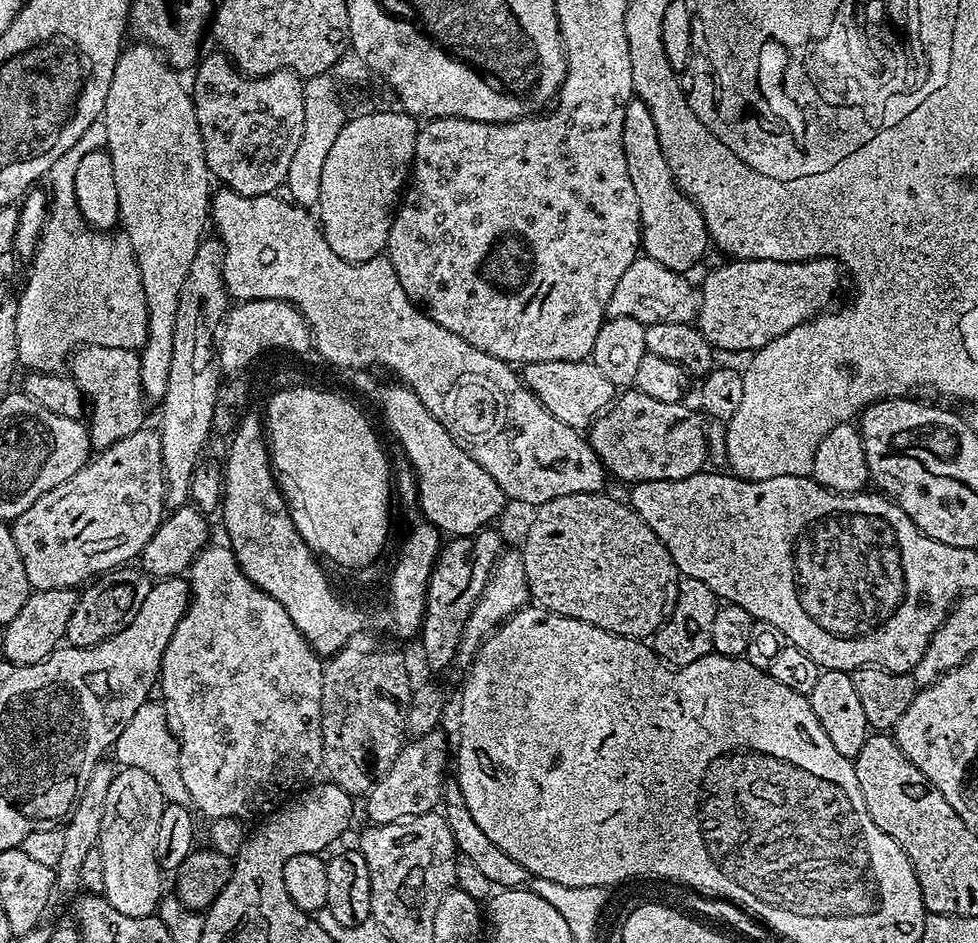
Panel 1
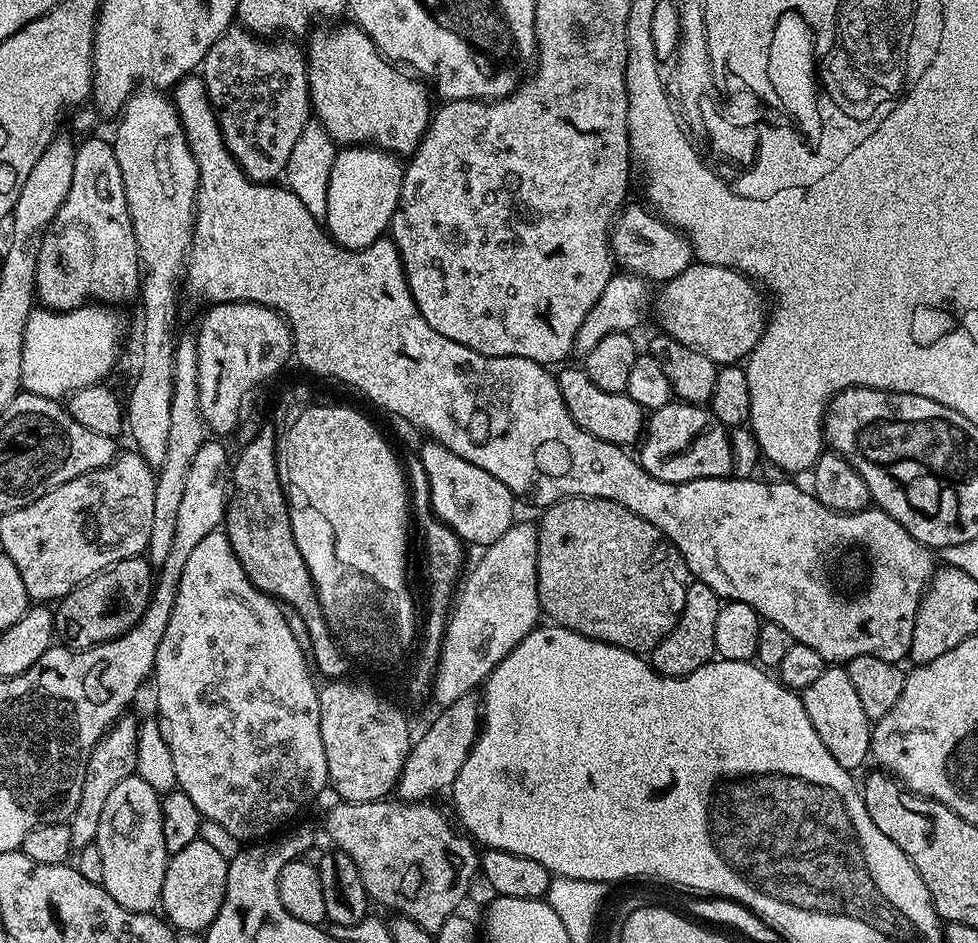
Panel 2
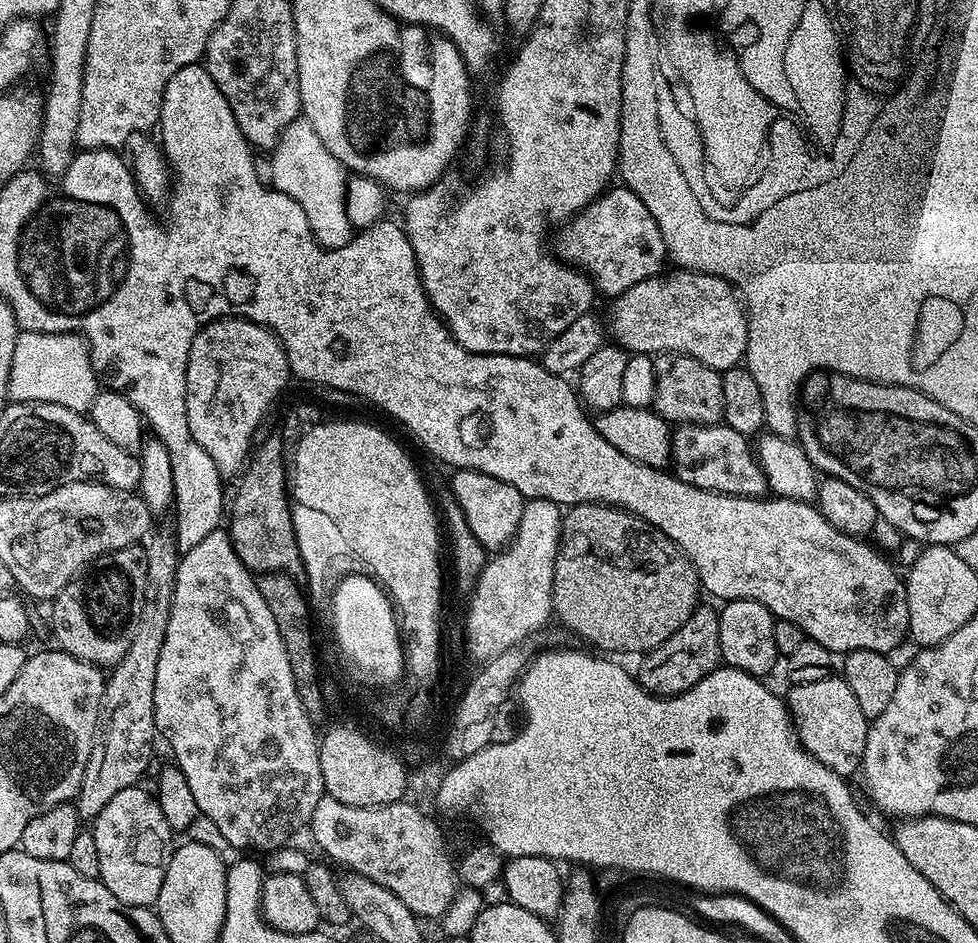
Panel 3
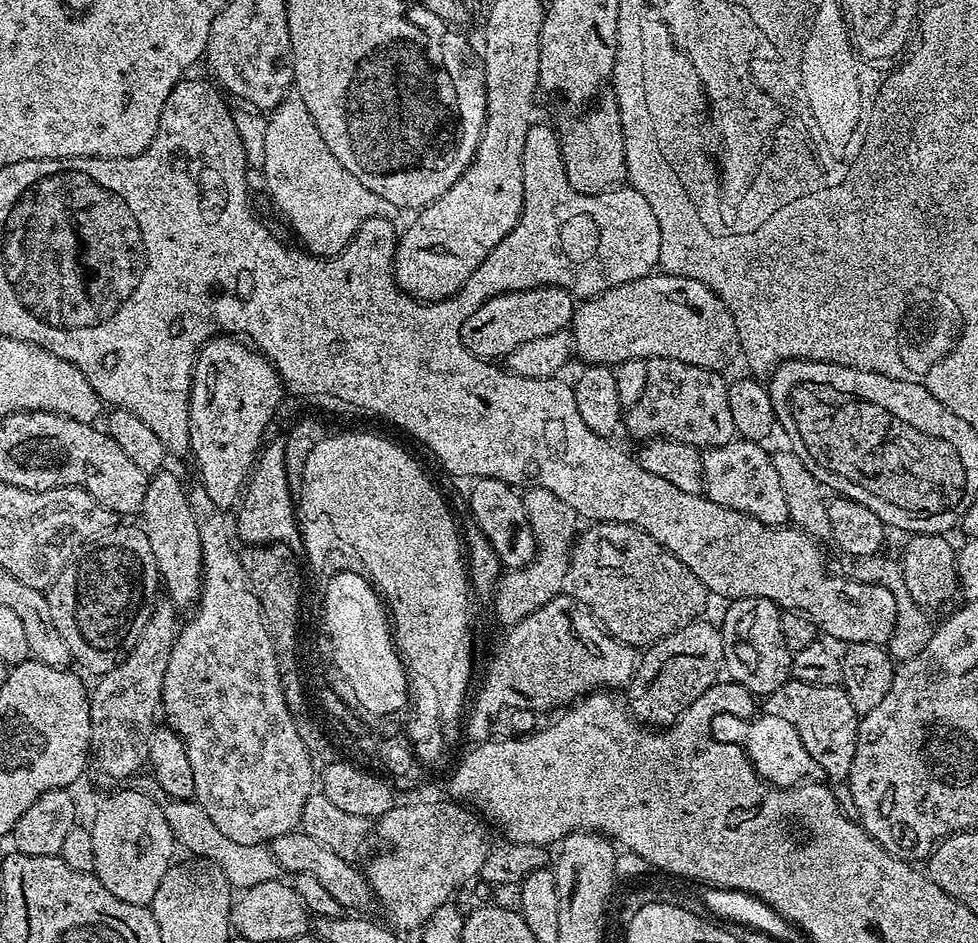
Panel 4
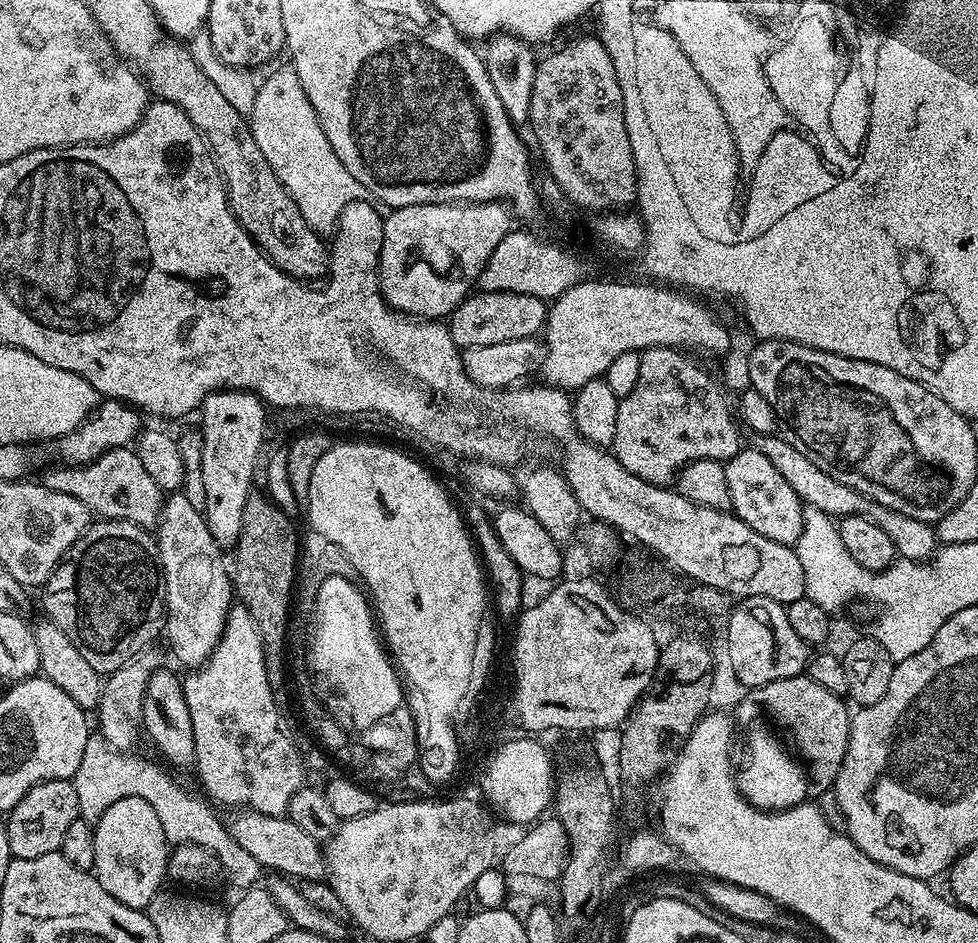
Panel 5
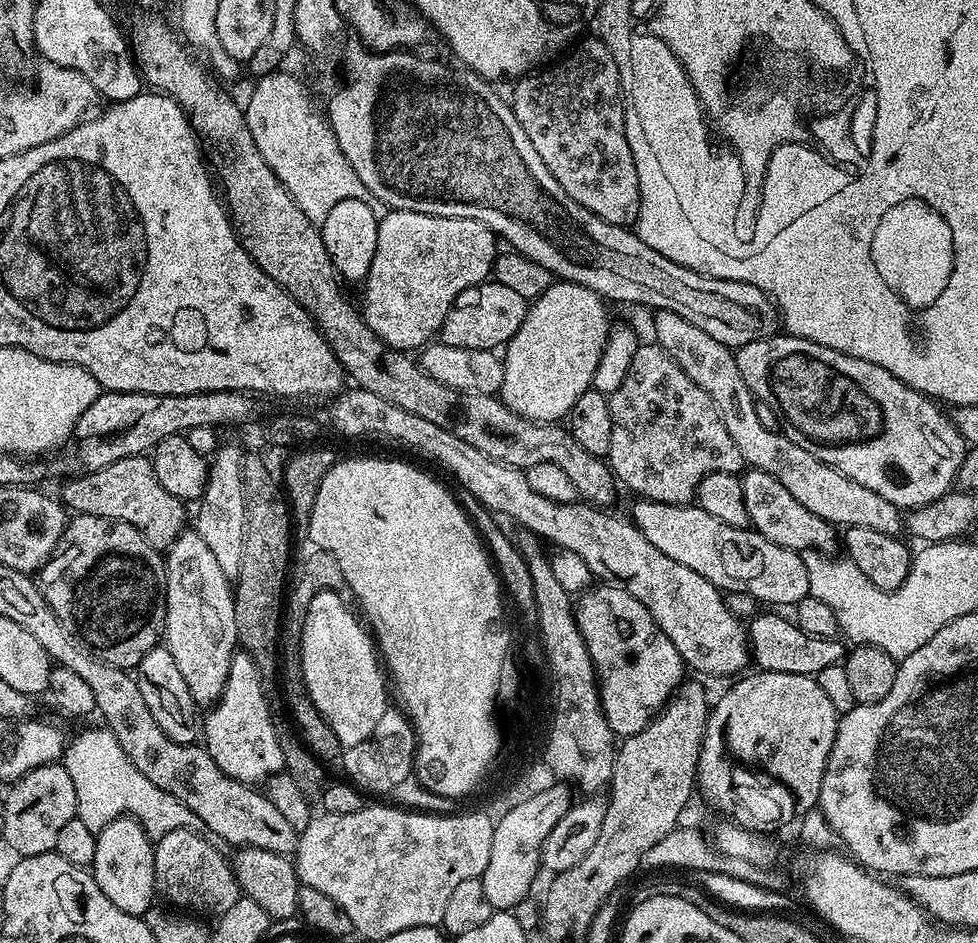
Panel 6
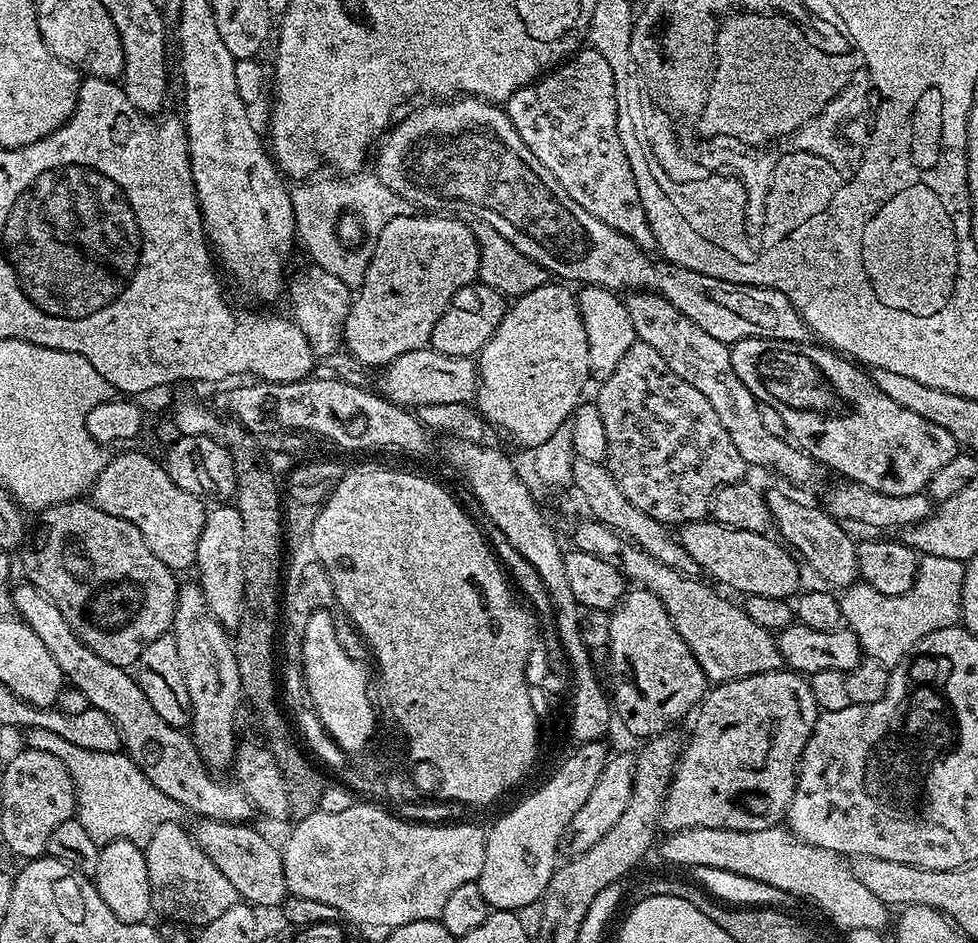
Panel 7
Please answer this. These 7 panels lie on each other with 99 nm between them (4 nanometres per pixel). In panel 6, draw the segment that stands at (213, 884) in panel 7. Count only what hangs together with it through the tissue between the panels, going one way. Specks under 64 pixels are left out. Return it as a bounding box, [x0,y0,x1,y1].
[154,828,242,918]

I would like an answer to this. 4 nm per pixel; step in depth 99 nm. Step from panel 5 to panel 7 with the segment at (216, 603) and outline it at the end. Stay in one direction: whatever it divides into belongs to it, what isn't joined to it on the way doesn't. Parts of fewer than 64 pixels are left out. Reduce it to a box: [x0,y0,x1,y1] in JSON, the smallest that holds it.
[170,582,242,774]

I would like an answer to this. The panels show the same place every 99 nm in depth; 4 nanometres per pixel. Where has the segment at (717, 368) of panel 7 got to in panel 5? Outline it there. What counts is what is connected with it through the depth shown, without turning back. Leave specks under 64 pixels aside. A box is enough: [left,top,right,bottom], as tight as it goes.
[754,434,938,562]

